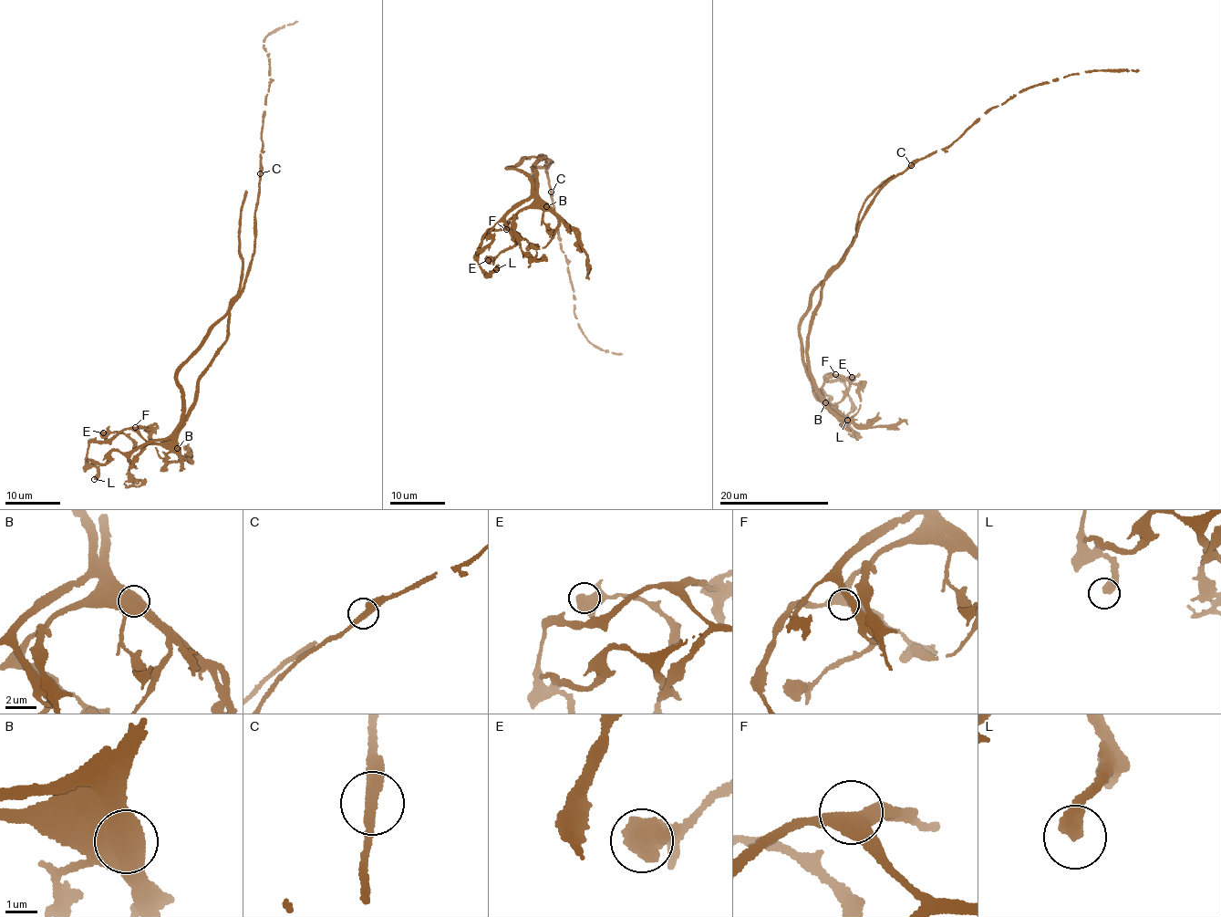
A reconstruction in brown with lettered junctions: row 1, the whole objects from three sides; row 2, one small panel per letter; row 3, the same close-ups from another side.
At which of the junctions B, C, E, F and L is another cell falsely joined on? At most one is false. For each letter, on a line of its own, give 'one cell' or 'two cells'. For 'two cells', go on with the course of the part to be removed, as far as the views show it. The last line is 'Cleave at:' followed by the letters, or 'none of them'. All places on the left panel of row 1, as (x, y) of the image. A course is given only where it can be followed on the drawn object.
B: two cells; course (177, 448), (178, 429), (194, 402), (195, 383), (226, 338), (229, 306), (243, 268), (239, 209), (245, 191)
C: one cell
E: one cell
F: one cell
L: one cell
Cleave at: B

